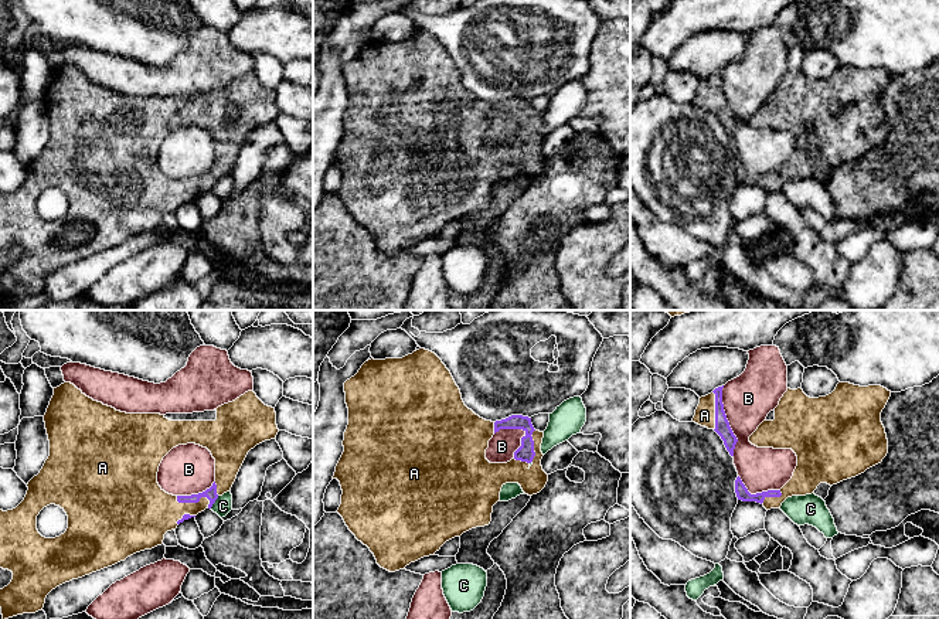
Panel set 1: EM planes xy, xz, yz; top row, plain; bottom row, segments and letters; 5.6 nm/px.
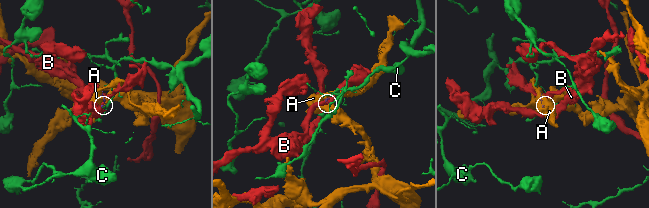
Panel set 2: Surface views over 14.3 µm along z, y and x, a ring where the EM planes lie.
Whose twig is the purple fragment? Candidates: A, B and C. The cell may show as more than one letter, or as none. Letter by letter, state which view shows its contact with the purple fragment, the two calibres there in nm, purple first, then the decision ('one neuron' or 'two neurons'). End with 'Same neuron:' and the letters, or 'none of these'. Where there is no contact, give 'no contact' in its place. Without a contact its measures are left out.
A: xy | 70/280 nm | one neuron
B: yz | 90/280 nm | two neurons
C: xy | 70/100 nm | two neurons
Same neuron: A

